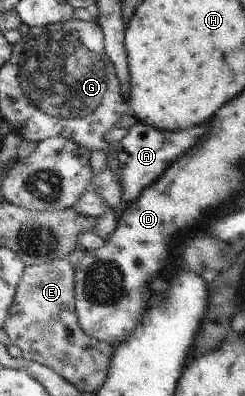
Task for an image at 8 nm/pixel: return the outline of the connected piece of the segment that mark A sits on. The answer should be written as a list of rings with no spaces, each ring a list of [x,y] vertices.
[[[137,122],[129,129],[128,134],[120,141],[115,143],[117,152],[117,161],[119,161],[120,192],[122,193],[122,207],[115,209],[122,211],[123,206],[135,201],[142,194],[145,187],[150,186],[163,171],[177,161],[181,153],[185,153],[189,147],[197,143],[197,139],[205,133],[207,125],[193,127],[181,133],[175,133],[169,130],[158,130]]]

